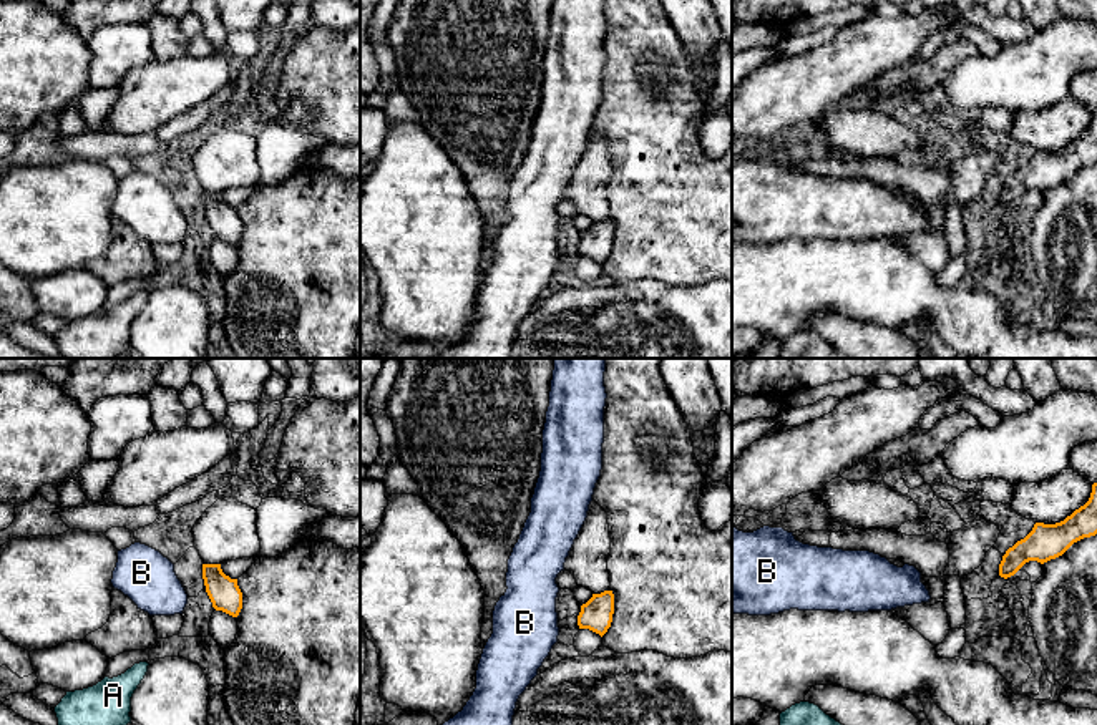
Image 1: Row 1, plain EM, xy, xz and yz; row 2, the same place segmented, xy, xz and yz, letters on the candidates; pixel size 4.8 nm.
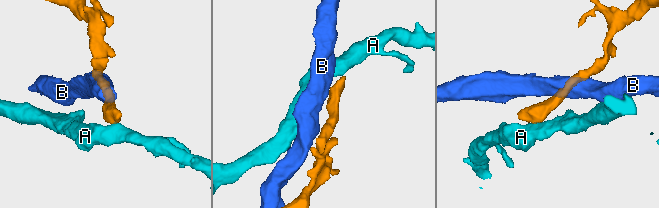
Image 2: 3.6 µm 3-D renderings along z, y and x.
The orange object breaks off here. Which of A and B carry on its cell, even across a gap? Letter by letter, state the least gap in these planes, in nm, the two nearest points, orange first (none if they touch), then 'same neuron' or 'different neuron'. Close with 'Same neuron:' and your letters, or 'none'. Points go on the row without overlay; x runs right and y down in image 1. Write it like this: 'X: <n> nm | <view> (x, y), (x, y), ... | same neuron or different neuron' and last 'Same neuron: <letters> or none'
A: 420 nm | xy (213, 234), (148, 292) | different neuron
B: 100 nm | xy (206, 219), (186, 223) | different neuron
Same neuron: none

